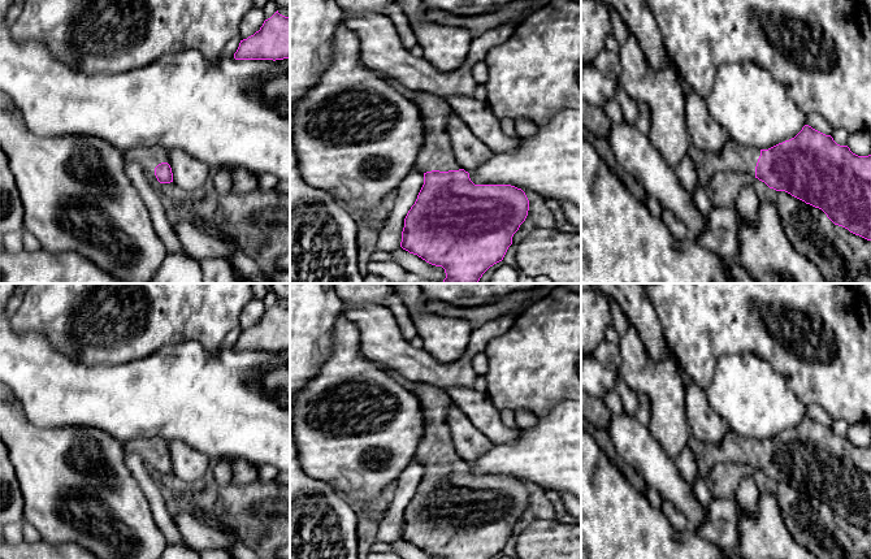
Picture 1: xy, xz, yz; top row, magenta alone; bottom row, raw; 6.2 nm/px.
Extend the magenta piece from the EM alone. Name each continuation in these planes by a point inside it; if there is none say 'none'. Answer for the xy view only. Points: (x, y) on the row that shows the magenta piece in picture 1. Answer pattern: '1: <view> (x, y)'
1: xy (148, 157)

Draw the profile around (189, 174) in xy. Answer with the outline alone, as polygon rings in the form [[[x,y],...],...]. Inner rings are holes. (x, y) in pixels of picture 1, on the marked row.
[[[168,150],[166,162],[172,168],[173,183],[182,190],[192,191],[211,181],[213,169],[178,150]]]

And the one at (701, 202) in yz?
[[[698,186],[693,191],[693,198],[692,198],[693,205],[702,213],[707,214],[714,205],[711,204],[708,195],[703,190],[703,187]]]

